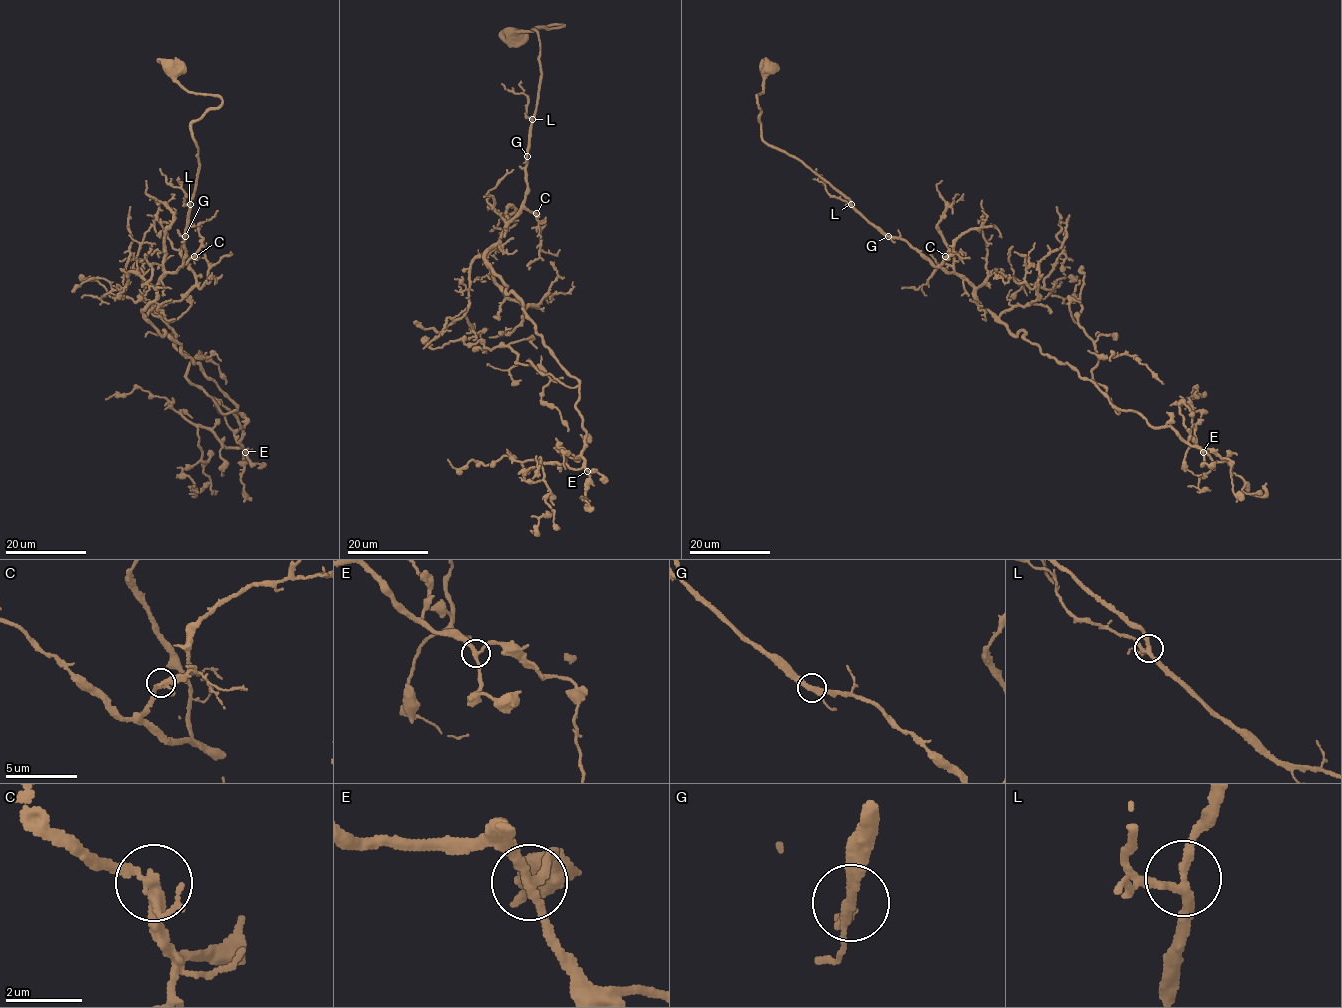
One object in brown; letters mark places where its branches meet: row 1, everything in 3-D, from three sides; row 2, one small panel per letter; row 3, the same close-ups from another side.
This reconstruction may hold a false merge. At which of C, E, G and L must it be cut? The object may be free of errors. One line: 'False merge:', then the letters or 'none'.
False merge: none

